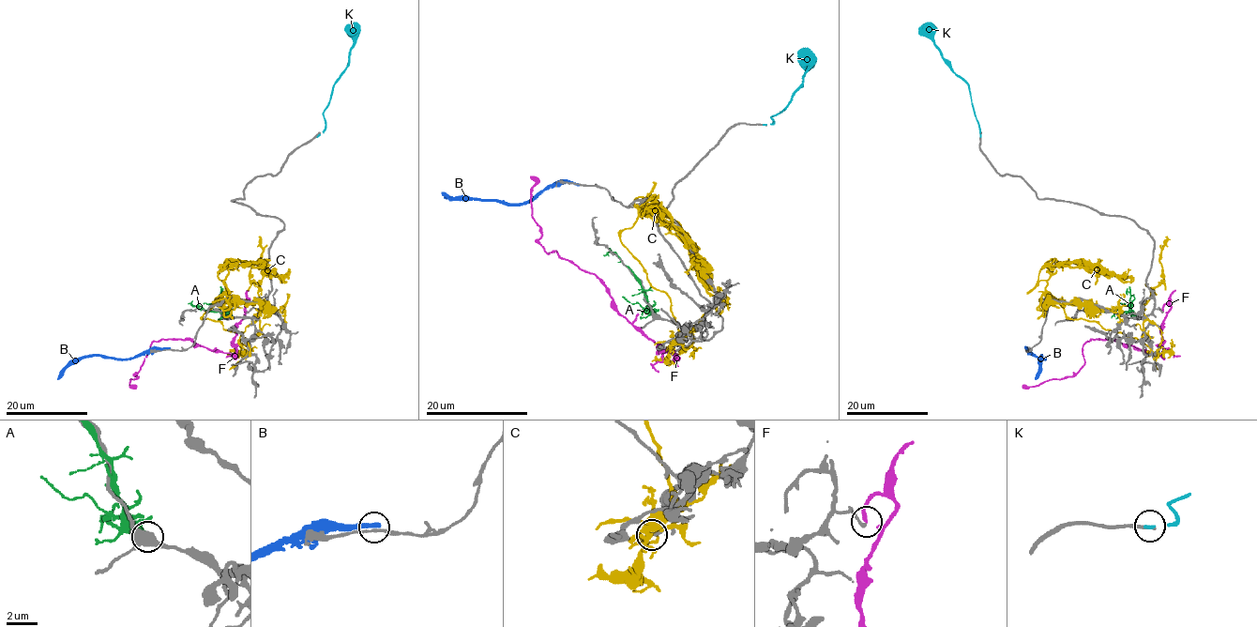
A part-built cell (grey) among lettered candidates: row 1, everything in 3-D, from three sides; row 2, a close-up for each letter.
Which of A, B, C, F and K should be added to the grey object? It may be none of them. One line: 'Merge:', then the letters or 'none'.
Merge: F

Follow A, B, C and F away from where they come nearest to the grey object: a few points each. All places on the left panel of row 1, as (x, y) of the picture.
A: (232, 316), (227, 313), (204, 309), (189, 303)
B: (168, 348), (148, 349), (131, 359), (86, 355), (76, 359), (57, 379)
C: (244, 352), (249, 346), (241, 332), (202, 319), (225, 291), (218, 273), (224, 265), (249, 261), (283, 282)
F: (246, 312), (234, 353), (211, 351), (192, 340), (154, 341), (128, 386)

